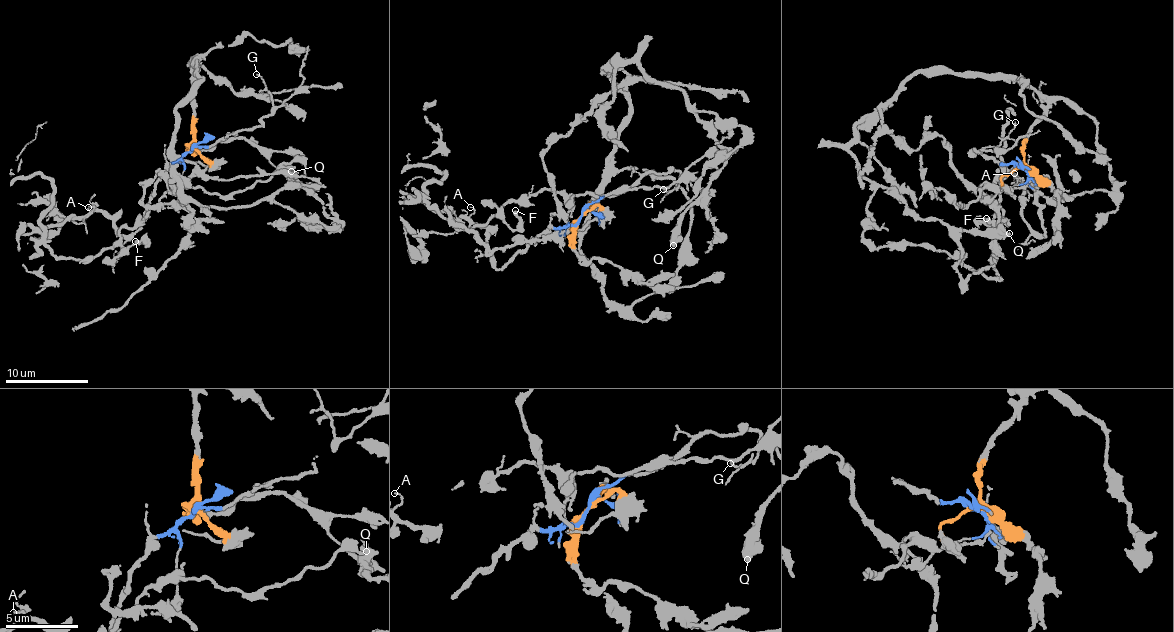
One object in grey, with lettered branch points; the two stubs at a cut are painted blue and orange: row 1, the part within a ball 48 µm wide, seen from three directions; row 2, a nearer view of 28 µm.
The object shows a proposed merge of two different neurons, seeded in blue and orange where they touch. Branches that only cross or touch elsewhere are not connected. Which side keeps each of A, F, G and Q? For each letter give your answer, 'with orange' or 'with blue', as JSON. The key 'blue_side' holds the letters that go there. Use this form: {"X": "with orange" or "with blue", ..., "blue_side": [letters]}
{"A": "with blue", "F": "with blue", "G": "with blue", "Q": "with orange", "blue_side": ["A", "F", "G"]}

